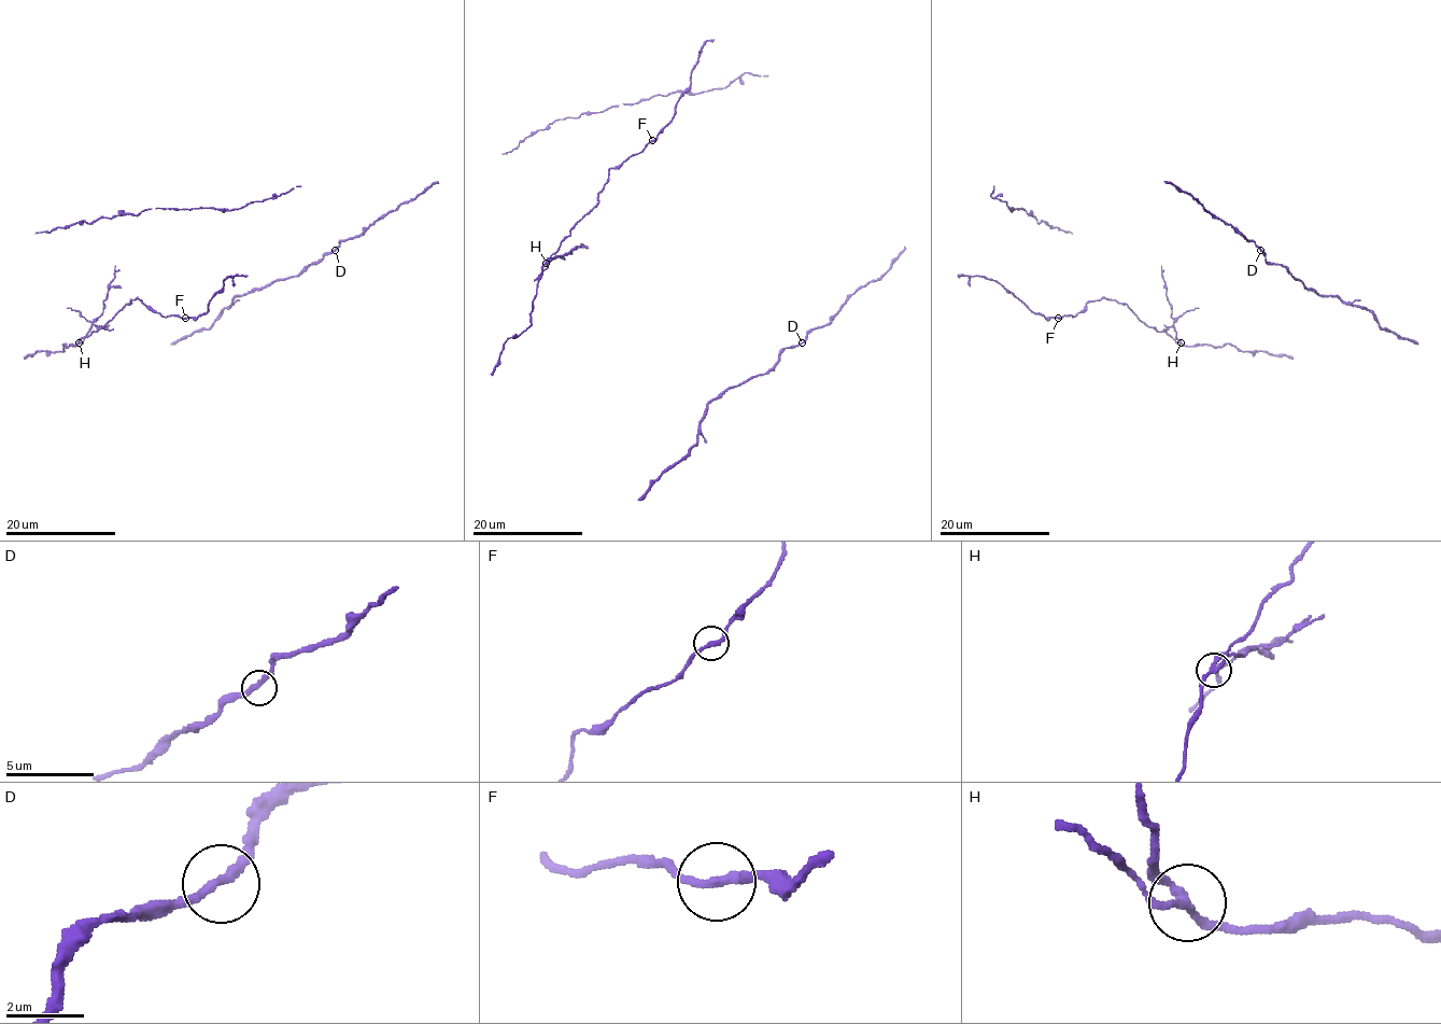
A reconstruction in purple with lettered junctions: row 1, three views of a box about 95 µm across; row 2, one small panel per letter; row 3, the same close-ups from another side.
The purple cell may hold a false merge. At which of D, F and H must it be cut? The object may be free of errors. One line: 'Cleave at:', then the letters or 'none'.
Cleave at: H

